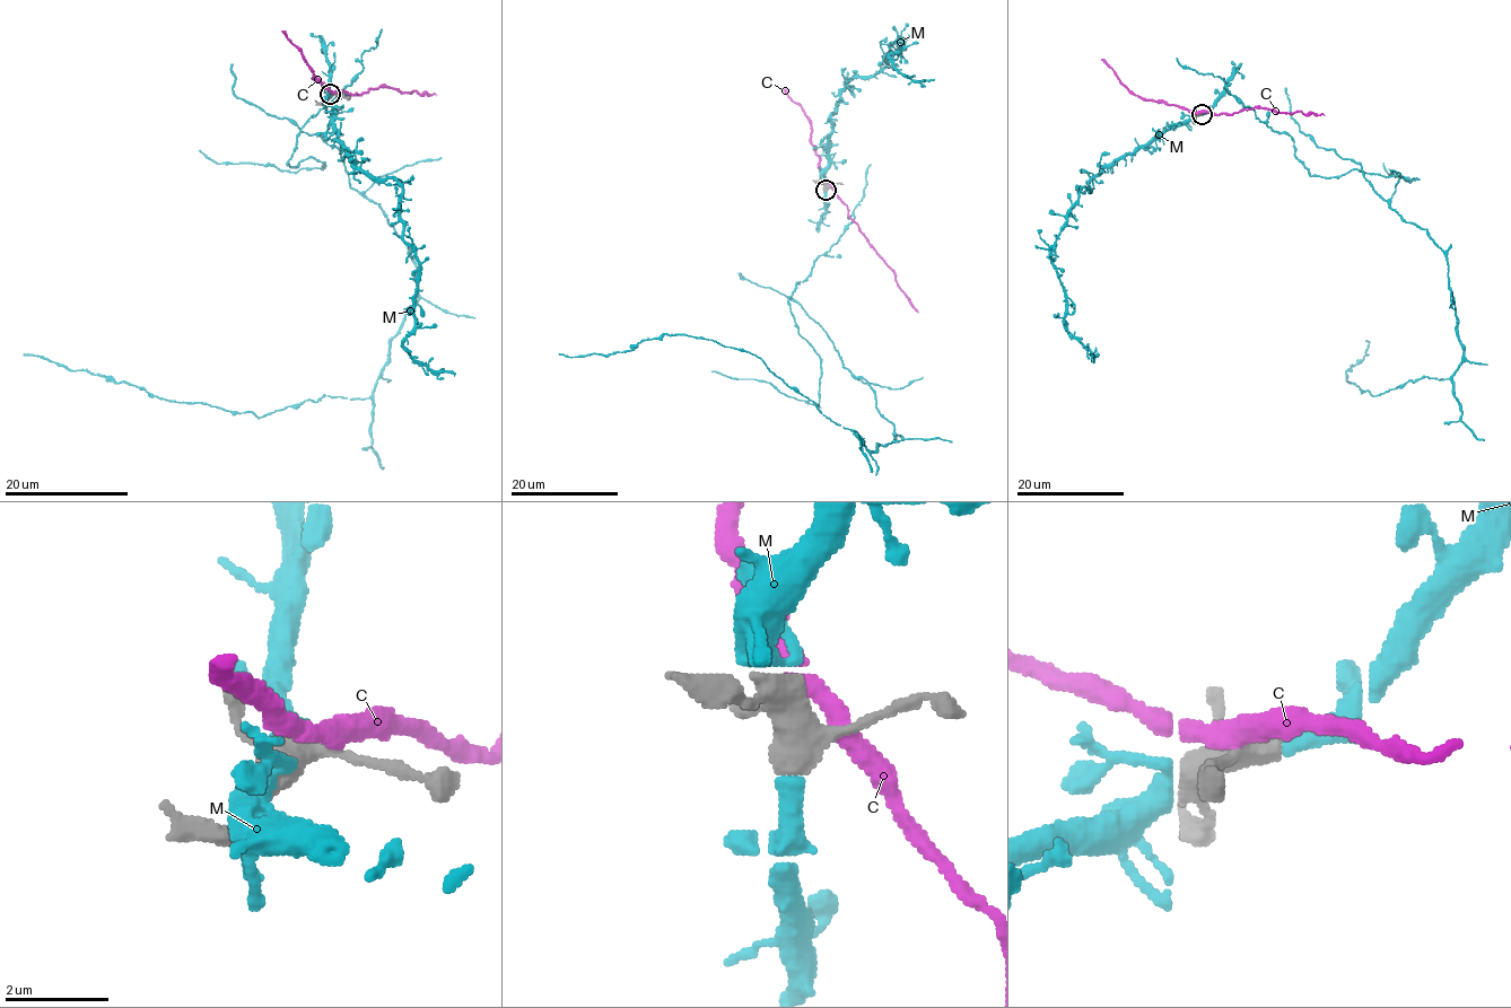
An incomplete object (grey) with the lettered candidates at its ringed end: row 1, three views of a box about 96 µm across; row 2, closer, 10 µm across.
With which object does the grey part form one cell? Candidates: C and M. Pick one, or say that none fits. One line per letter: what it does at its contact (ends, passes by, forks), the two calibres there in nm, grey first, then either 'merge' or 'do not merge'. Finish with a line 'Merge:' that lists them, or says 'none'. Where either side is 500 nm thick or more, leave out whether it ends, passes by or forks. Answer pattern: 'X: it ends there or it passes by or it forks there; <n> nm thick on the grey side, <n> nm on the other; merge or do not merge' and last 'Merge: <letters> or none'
C: it passes by; 320 nm thick on the grey side, 400 nm on the other; do not merge
M: it ends there; 400 nm thick on the grey side, 440 nm on the other; merge
Merge: M

